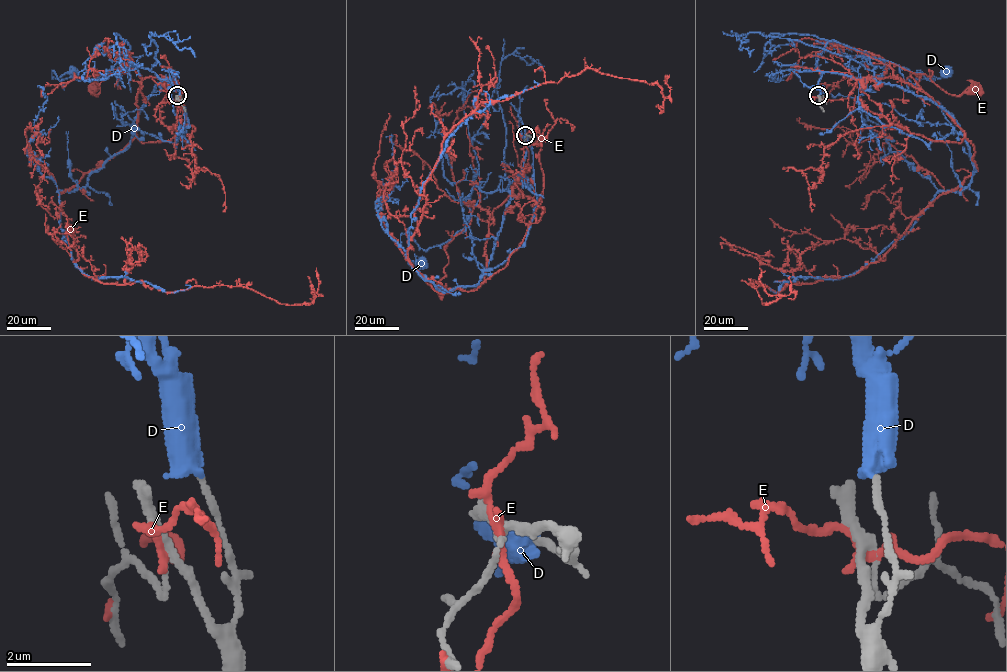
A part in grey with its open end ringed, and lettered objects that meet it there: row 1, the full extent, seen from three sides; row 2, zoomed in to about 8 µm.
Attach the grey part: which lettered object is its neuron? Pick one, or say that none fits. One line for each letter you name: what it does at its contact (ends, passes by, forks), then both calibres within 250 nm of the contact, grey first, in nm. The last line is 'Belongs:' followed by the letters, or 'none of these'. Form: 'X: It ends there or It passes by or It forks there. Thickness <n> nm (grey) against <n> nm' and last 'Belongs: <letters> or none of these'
Belongs: none of these

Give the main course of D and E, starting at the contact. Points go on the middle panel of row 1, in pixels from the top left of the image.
D: (529, 136), (508, 187), (474, 186), (463, 228), (427, 250), (401, 235), (403, 253), (423, 262)
E: (526, 136), (528, 170), (490, 213), (474, 207), (468, 225), (444, 247), (448, 262), (440, 290)

